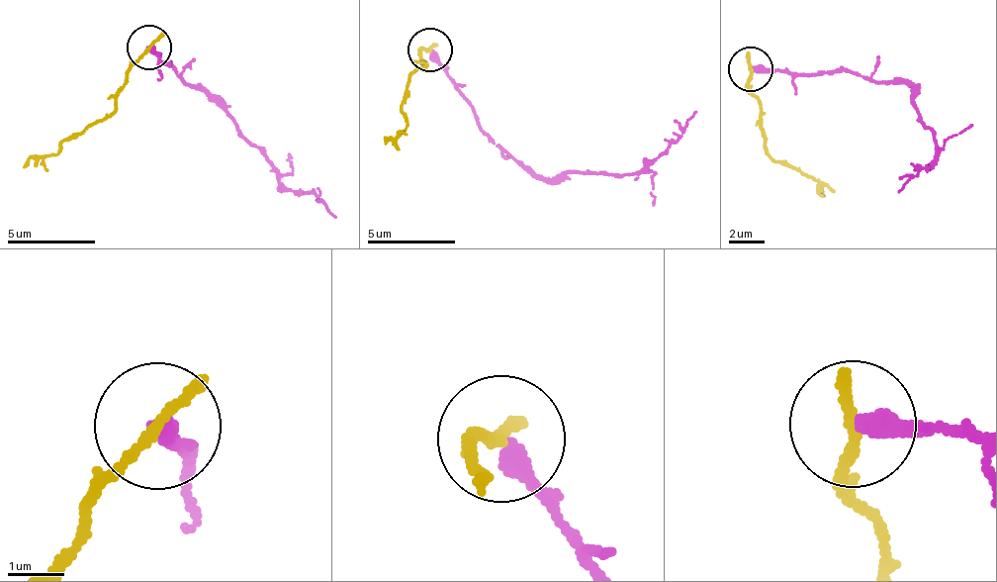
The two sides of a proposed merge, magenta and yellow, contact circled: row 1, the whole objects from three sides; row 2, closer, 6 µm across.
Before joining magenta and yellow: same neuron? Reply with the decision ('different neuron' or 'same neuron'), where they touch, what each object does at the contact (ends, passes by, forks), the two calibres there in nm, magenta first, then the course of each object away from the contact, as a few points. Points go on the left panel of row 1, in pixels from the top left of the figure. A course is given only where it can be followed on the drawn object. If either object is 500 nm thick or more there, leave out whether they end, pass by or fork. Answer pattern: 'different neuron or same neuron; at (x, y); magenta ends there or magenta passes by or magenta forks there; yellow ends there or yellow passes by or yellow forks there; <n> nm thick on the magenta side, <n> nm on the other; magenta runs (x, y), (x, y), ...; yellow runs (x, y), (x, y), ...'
different neuron; at (149, 48); magenta ends there; yellow ends there; 360 nm thick on the magenta side, 240 nm on the other; magenta runs (152, 47), (148, 48), (214, 99), (275, 177), (316, 197), (337, 216); yellow runs (148, 46), (128, 68), (116, 109), (57, 151), (25, 166)

